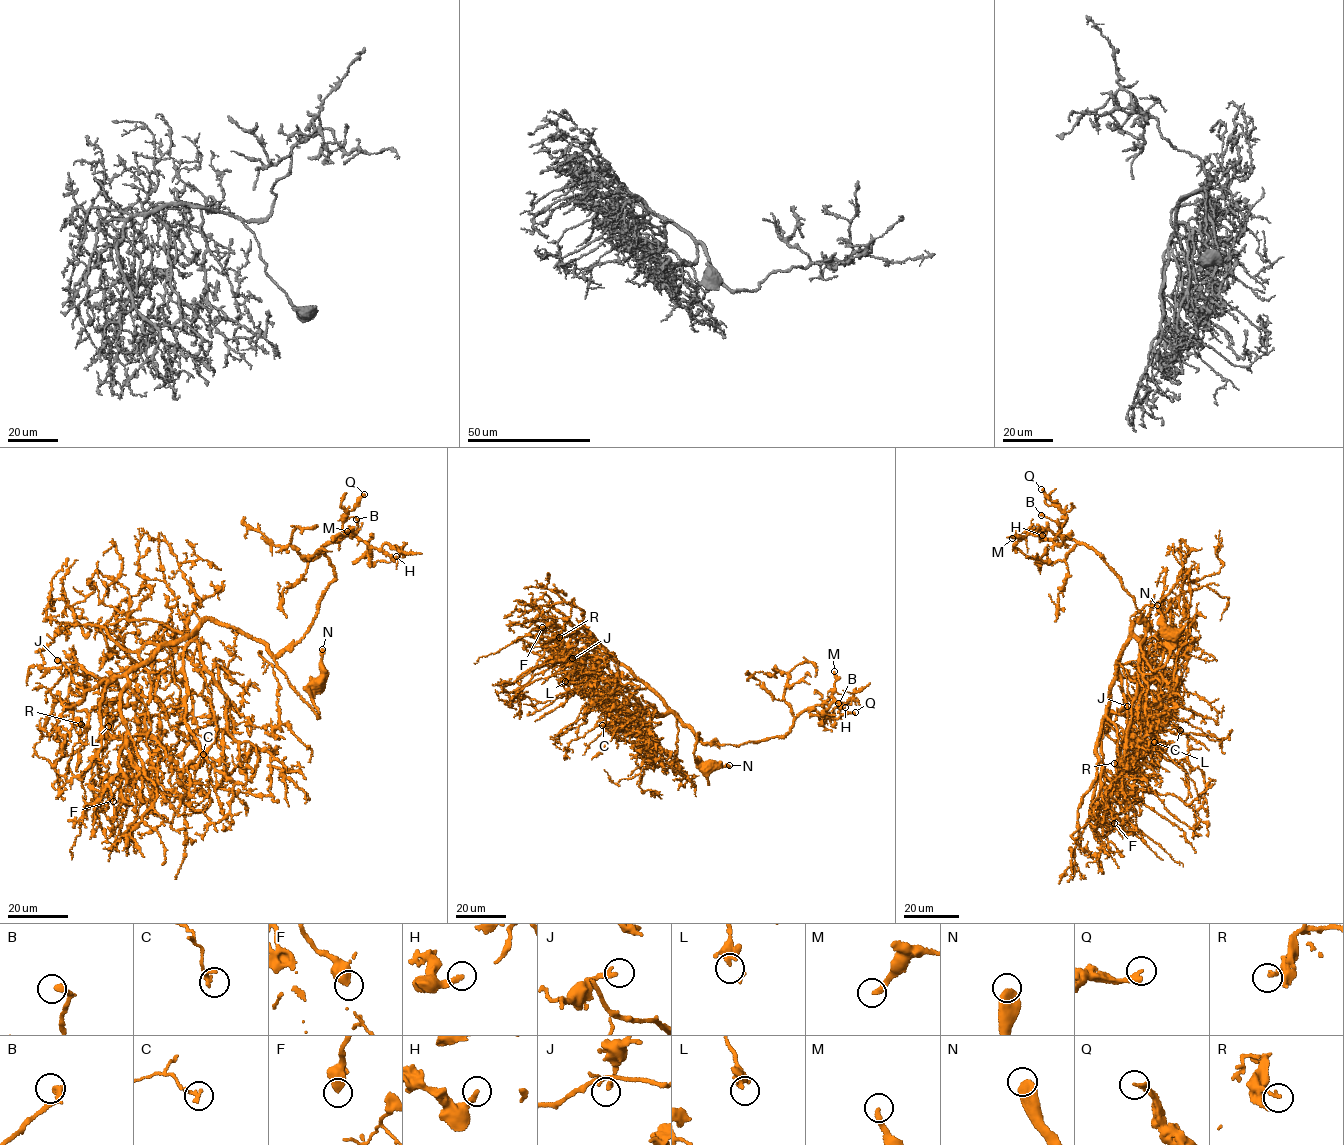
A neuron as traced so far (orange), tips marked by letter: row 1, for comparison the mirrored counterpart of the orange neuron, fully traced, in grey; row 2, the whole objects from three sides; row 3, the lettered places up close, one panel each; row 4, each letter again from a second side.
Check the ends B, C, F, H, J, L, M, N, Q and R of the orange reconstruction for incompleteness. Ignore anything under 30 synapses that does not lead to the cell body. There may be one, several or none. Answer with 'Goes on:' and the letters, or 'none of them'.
Goes on: Q

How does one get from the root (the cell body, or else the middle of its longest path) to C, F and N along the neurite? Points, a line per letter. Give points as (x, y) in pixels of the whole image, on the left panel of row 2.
C: (317, 682), (318, 717), (269, 648), (202, 623), (184, 652), (187, 697), (166, 712), (203, 754)
F: (317, 682), (318, 717), (269, 648), (207, 619), (128, 672), (125, 776), (113, 801)
N: (317, 682), (321, 674), (322, 649)

